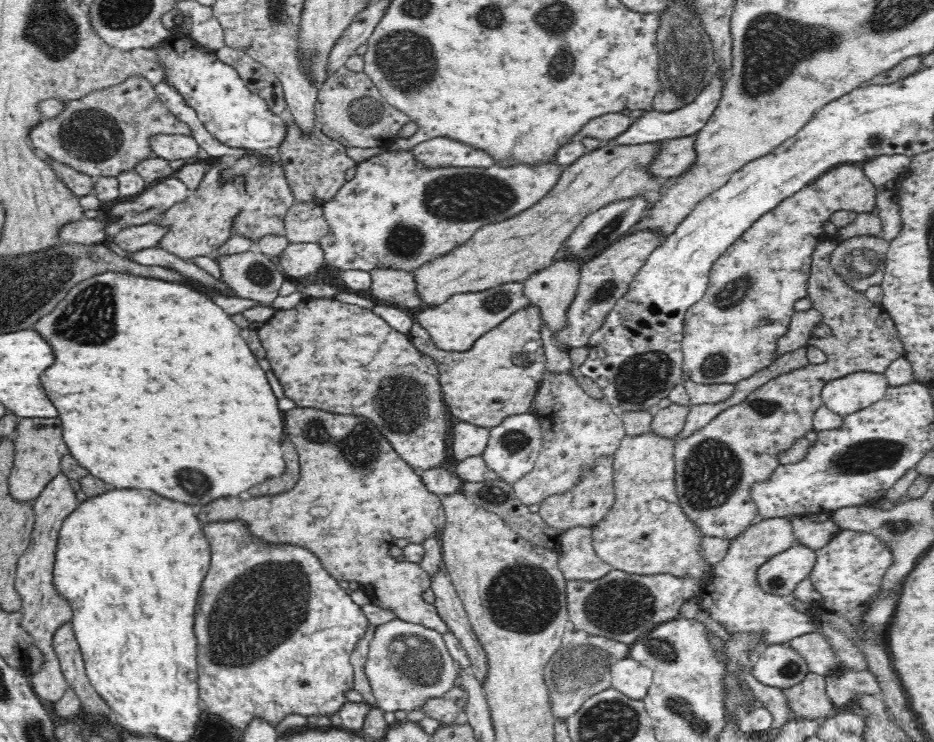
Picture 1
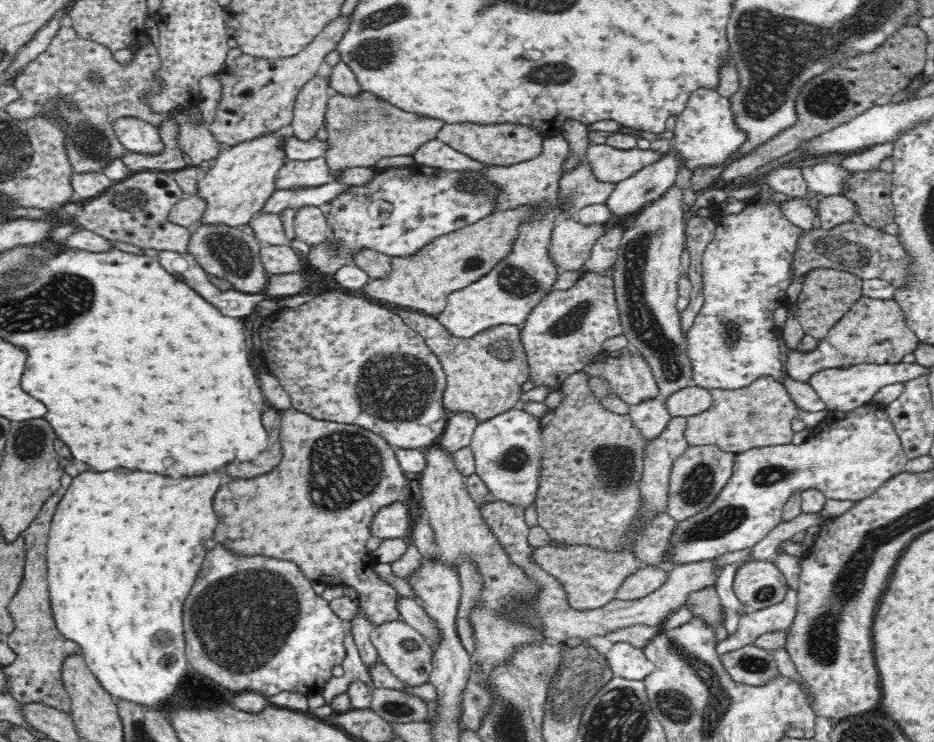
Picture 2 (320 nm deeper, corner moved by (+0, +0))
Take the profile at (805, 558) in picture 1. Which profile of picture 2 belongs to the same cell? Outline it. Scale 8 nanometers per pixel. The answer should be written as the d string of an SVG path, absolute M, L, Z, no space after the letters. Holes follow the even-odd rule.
M750 560L734 573L732 589L744 608L757 611L772 605L777 605L784 600L787 589L786 579L780 569L770 560Z

